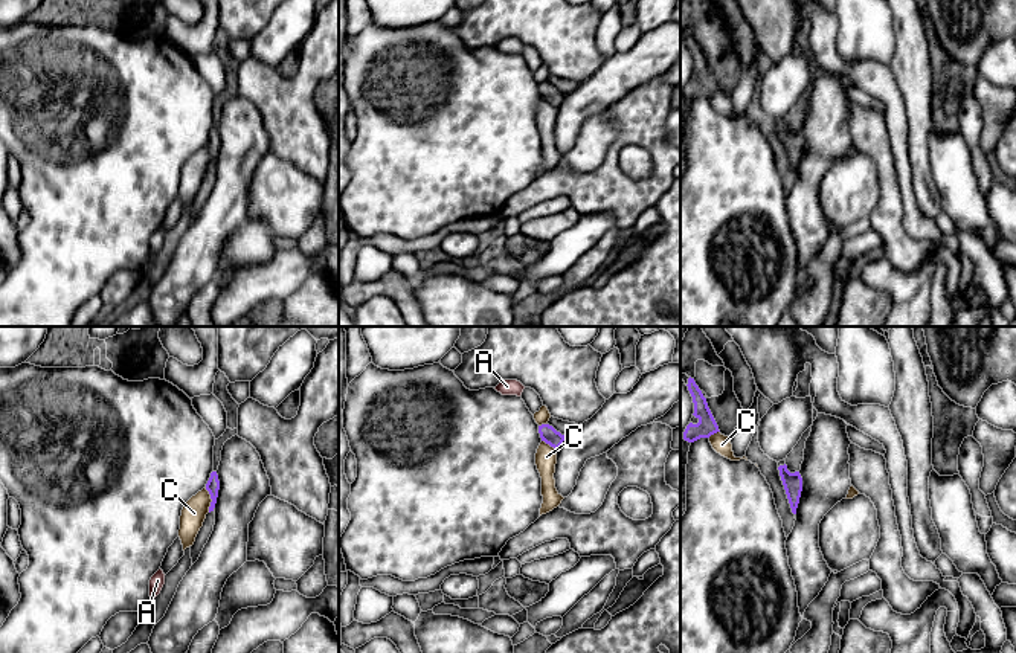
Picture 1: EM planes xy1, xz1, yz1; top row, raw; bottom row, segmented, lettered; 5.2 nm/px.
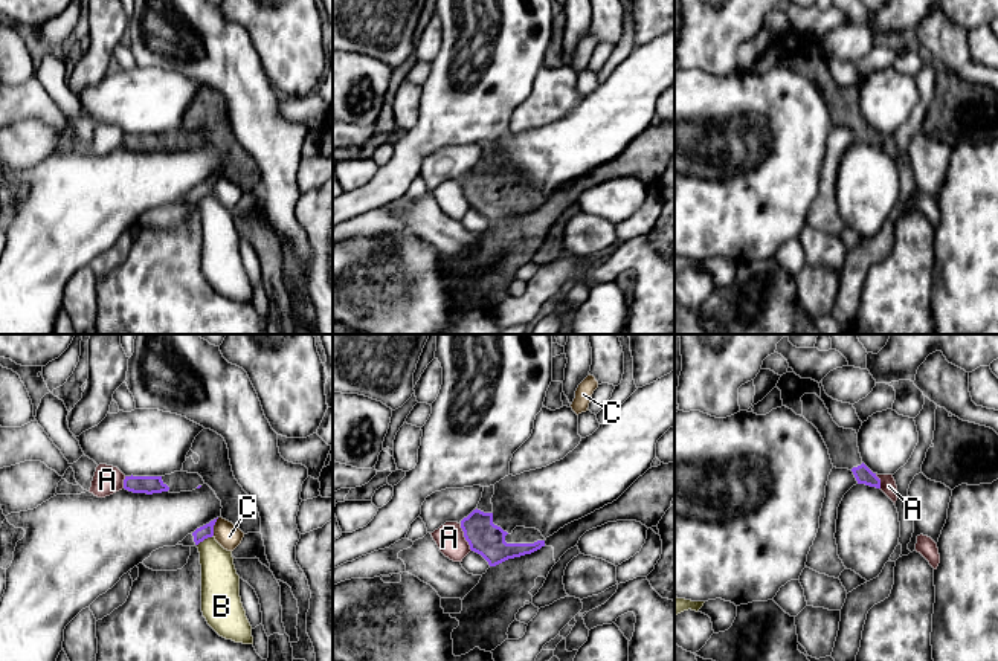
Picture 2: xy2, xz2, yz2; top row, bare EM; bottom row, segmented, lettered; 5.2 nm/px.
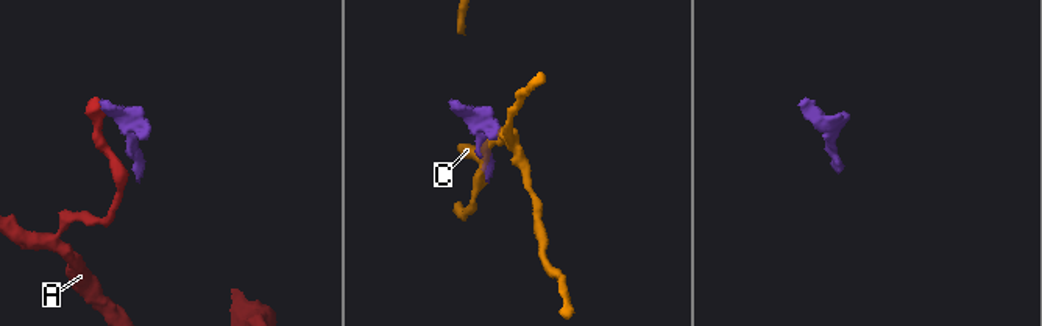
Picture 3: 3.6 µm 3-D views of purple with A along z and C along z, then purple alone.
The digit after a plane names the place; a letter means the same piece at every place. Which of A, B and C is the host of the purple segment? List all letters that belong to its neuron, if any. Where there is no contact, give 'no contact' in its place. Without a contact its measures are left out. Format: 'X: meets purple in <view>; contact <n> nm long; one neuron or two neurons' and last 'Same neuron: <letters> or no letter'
A: meets purple in xz2; contact 160 nm long; two neurons
B: meets purple in xy2; contact 110 nm long; two neurons
C: meets purple in xy1; contact 140 nm long; two neurons
Same neuron: no letter

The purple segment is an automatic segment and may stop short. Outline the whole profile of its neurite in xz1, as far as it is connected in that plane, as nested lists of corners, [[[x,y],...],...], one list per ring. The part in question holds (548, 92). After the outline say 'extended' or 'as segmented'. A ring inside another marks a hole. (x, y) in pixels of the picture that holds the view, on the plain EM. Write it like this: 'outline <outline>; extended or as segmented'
outline [[[549,82],[539,84],[539,92],[540,92],[542,99],[545,99],[546,102],[549,102],[554,107],[558,107],[564,99],[564,93],[557,90]]]; as segmented

